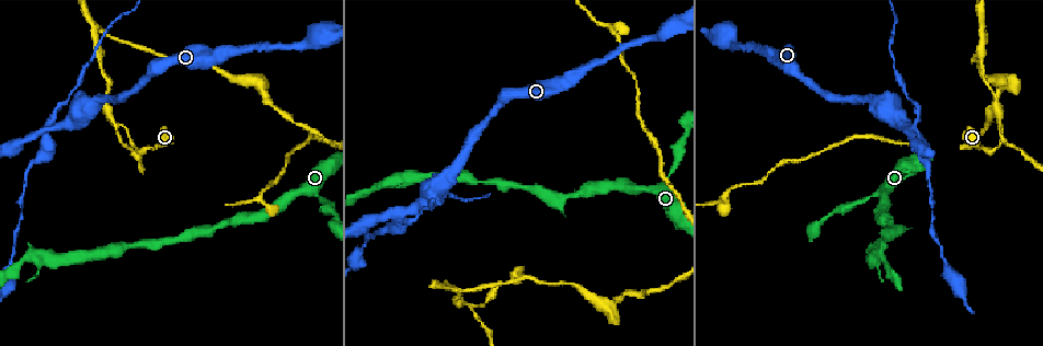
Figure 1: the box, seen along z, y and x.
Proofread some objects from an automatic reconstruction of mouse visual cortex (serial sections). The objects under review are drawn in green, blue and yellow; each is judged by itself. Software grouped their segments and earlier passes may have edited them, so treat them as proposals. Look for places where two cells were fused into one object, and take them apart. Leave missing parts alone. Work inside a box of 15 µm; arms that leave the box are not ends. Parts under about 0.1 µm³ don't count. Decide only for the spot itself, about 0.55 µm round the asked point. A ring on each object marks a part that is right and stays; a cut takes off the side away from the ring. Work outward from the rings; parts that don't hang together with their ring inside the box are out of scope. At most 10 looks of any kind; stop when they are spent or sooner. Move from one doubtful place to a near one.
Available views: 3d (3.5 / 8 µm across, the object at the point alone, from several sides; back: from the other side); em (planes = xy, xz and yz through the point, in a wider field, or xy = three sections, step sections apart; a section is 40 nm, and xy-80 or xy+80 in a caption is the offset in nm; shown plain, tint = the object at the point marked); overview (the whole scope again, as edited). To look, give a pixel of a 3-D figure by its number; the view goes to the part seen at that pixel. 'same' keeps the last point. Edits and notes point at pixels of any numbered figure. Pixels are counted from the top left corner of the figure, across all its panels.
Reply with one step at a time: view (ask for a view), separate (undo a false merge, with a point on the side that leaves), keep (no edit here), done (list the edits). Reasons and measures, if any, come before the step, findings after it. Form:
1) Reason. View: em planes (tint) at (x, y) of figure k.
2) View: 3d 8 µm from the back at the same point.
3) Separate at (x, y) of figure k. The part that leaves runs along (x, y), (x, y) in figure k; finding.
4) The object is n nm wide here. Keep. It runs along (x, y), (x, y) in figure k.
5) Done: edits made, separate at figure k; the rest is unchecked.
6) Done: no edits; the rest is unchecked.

Small branch off a trunk. View: 3d 8 µm at (915, 128) of figure 1.

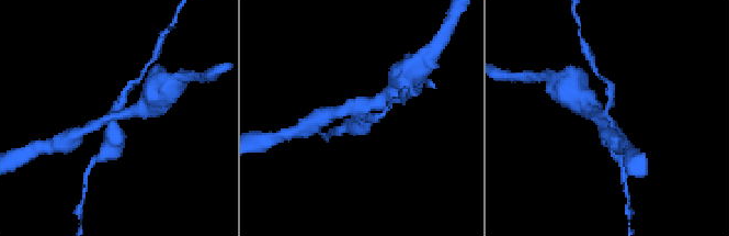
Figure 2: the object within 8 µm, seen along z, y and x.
Zoom in. View: 3d 3.5 µm at (111, 117) of figure 2.

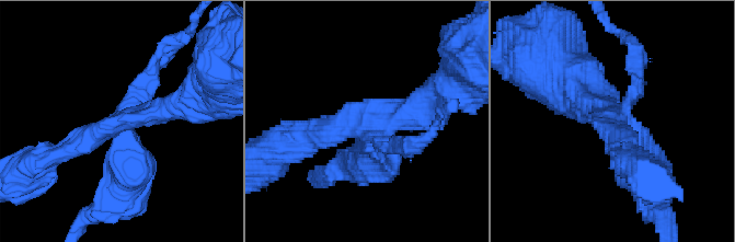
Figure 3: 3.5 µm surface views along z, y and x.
4 arms meet here; the arms are 200, 350, 400, 500 nm wide. View: em xy step 3 (tint) at (619, 119) of figure 3.

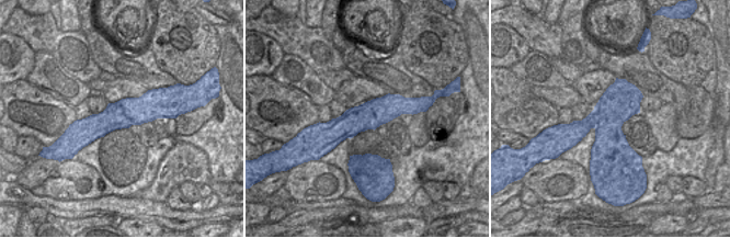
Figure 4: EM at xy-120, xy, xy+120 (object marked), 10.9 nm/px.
Separate at (151, 65) of figure 3. Two cells meet here.

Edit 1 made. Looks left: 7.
See it whole again. View: overview.

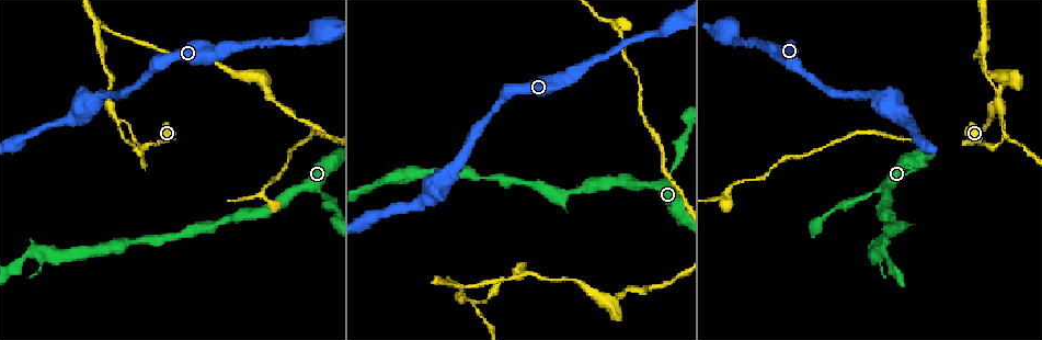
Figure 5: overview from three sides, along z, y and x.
View: 3d 3.5 µm at (470, 299) of figure 5.

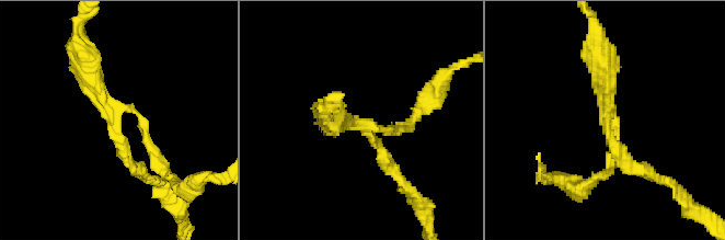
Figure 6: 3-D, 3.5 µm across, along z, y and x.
View: em xy step 2 (tint) at (607, 107) of figure 6.

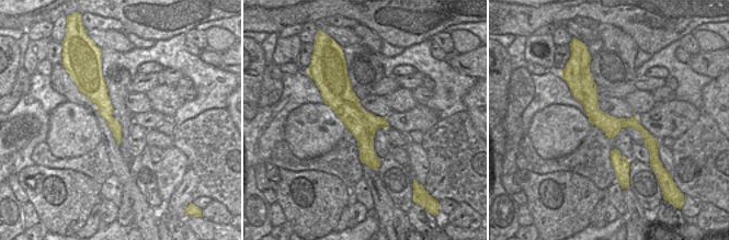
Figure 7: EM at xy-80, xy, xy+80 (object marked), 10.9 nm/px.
Another direction. View: em xy step 3 (tint) at the same point.

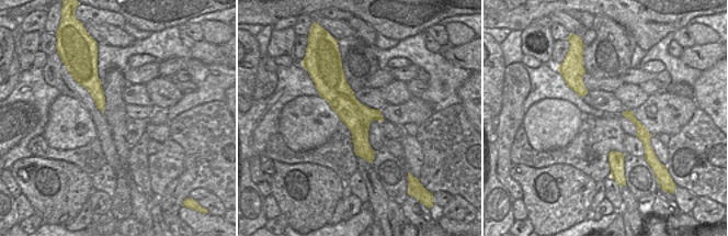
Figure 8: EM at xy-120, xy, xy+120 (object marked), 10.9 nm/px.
3 arms meet here. Keep. It runs along (336, 74), (370, 158) in figure 8; continuous, no second cell.

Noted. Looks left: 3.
Two arms in line, one across. View: 3d 3.5 µm at (986, 31) of figure 5.

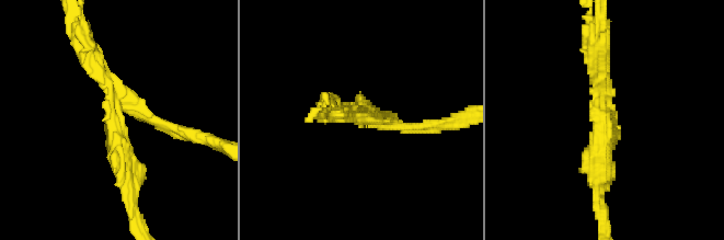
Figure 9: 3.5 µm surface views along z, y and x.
3 arms meet here; the arms are 150, 200, 300 nm wide; need the tissue. View: em xy step 3 (tint) at (361, 116) of figure 9.

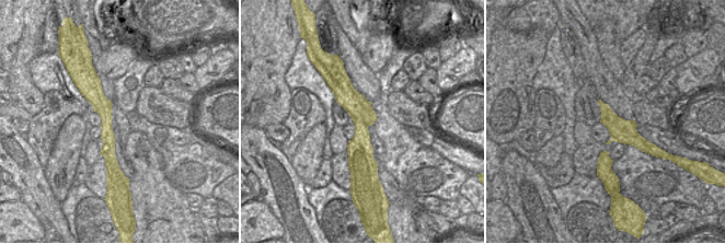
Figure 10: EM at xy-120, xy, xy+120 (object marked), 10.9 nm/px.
Separate at (403, 129) of figure 9. The part that leaves runs along (369, 123), (426, 126), (467, 117) in figure 9; a second cell is stuck on.

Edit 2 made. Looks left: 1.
Done: edits made, separate at figure 3, separate at figure 9; the rest is unchecked.

